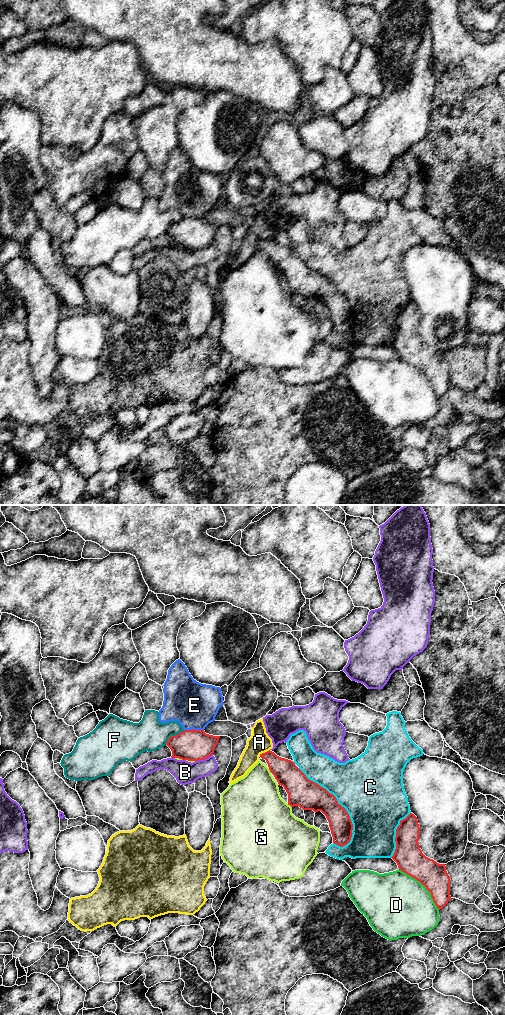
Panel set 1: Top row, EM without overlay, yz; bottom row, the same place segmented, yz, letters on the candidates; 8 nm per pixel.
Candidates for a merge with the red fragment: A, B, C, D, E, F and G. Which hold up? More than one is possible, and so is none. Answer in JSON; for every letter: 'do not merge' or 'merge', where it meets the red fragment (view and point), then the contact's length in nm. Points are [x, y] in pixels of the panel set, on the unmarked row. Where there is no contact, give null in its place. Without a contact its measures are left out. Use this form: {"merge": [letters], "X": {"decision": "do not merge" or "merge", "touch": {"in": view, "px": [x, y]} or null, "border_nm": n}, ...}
{"merge": [], "A": {"decision": "do not merge", "touch": {"in": "yz", "px": [265, 240]}, "border_nm": 100}, "B": {"decision": "do not merge", "touch": {"in": "yz", "px": [203, 247]}, "border_nm": 160}, "C": {"decision": "do not merge", "touch": {"in": "yz", "px": [339, 292]}, "border_nm": 750}, "D": {"decision": "do not merge", "touch": {"in": "yz", "px": [423, 372]}, "border_nm": 460}, "E": {"decision": "do not merge", "touch": {"in": "yz", "px": [193, 217]}, "border_nm": 160}, "F": {"decision": "do not merge", "touch": {"in": "yz", "px": [173, 224]}, "border_nm": 200}, "G": {"decision": "do not merge", "touch": {"in": "yz", "px": [269, 257]}, "border_nm": 50}}

